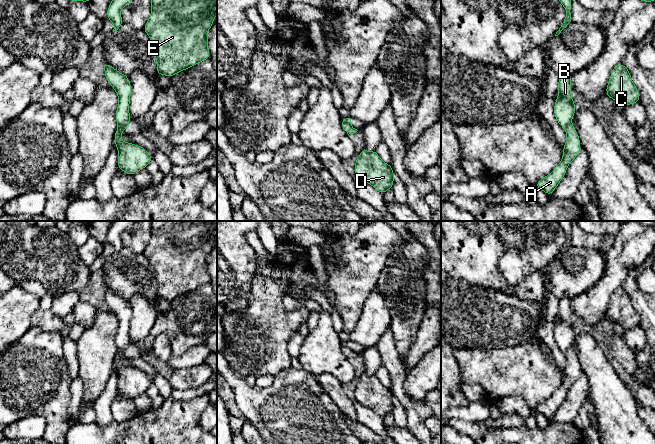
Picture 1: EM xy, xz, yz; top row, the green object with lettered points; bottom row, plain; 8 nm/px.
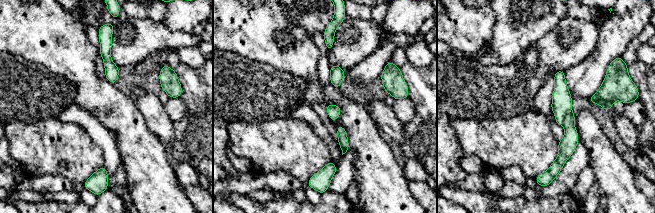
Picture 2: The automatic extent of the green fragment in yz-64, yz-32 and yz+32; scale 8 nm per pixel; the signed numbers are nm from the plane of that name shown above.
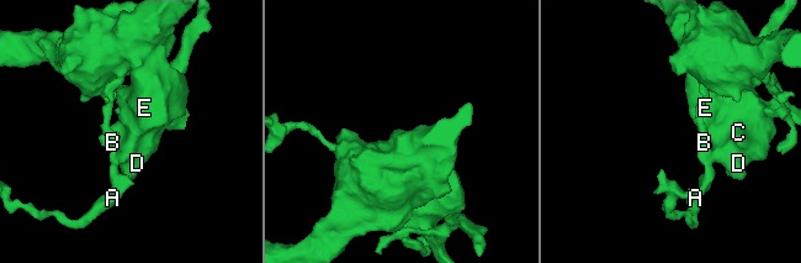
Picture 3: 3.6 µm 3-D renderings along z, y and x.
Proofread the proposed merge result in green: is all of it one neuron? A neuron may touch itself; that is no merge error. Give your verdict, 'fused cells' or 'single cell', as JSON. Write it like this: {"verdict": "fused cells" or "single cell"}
{"verdict": "fused cells"}

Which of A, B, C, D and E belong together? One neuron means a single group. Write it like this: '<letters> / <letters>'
A C D E / B

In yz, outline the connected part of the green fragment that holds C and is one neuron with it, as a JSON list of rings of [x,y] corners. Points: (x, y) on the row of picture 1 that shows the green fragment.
[[[619,63],[611,72],[606,95],[622,105],[632,105],[640,100],[640,93],[632,81],[630,70]]]

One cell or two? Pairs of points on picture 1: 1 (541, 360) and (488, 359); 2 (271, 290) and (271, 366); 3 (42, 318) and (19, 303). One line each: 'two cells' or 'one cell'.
1: one cell
2: one cell
3: two cells

